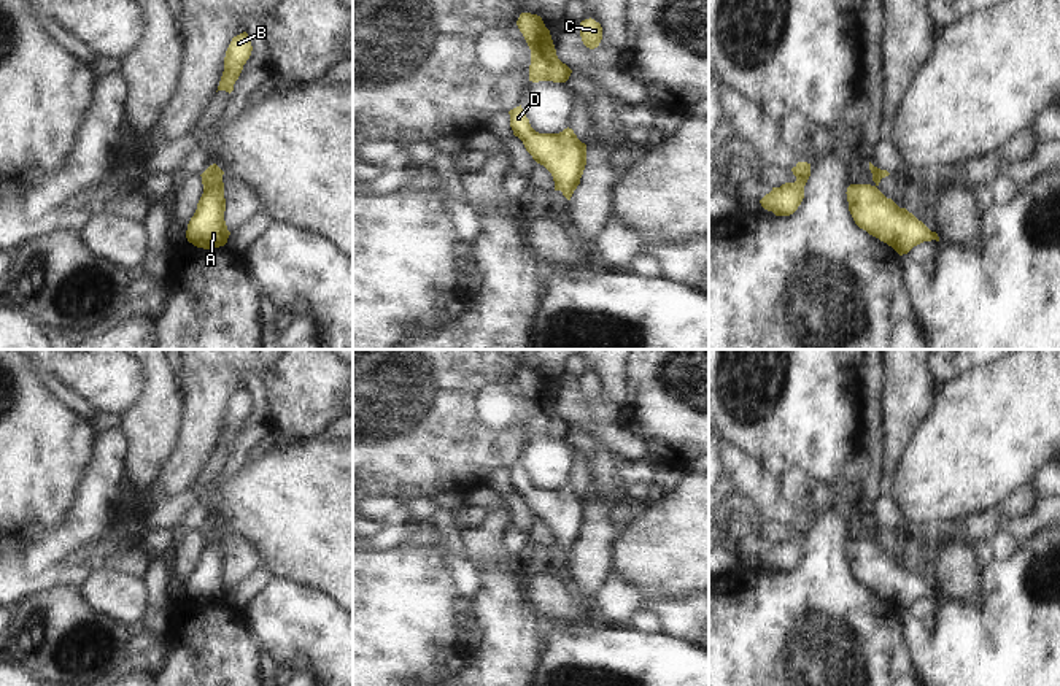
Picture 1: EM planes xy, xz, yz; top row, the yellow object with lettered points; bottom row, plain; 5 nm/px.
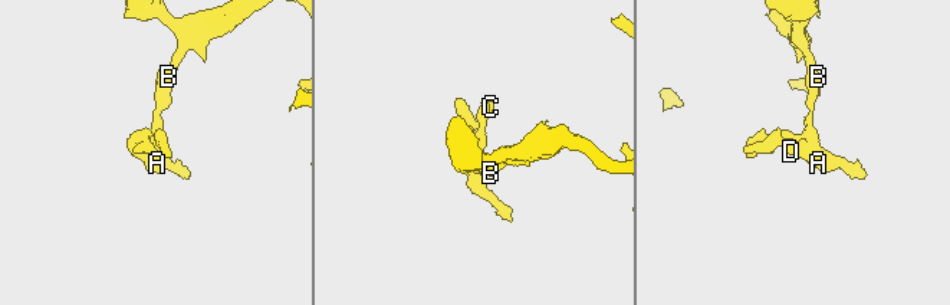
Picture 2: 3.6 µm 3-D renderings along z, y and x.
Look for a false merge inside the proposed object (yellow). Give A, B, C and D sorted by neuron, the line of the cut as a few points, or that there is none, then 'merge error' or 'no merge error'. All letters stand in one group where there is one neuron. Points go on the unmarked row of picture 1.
groups A B C D; cut none; no merge error

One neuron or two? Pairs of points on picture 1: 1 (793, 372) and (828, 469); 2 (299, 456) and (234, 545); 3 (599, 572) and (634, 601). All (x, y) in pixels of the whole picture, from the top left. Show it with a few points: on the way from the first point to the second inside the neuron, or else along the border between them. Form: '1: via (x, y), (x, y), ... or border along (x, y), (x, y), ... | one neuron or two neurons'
1: via (793, 396), (811, 415), (822, 445) | one neuron
2: border along (224, 527), (245, 535), (259, 550), (266, 562) | two neurons
3: border along (612, 577), (591, 604) | two neurons

